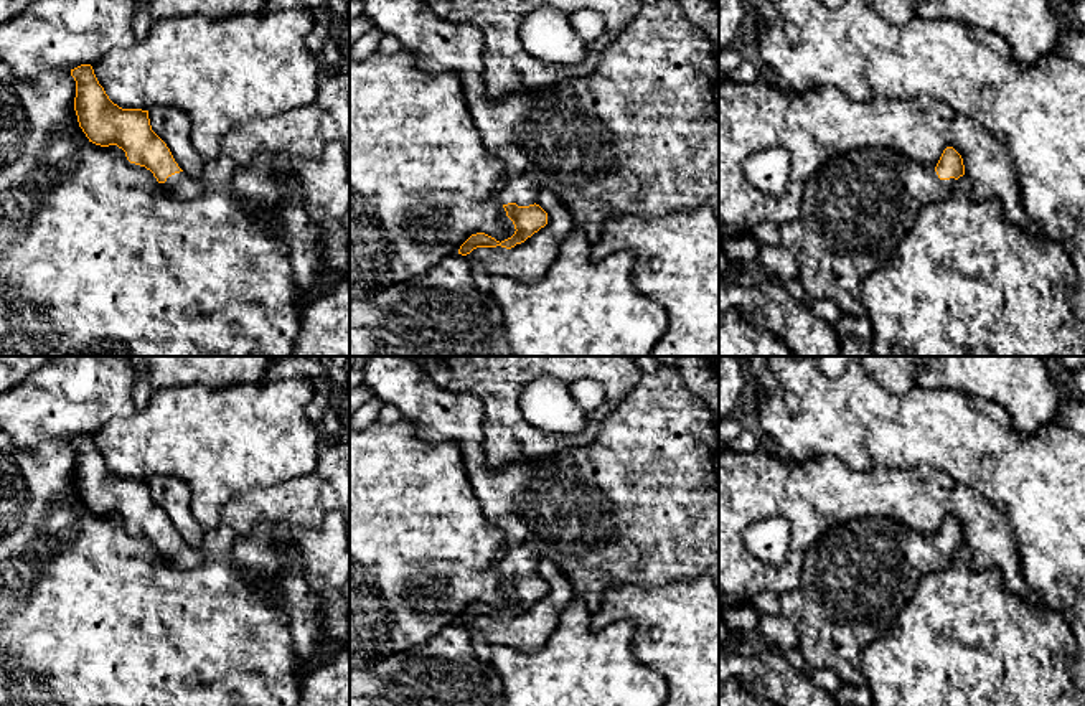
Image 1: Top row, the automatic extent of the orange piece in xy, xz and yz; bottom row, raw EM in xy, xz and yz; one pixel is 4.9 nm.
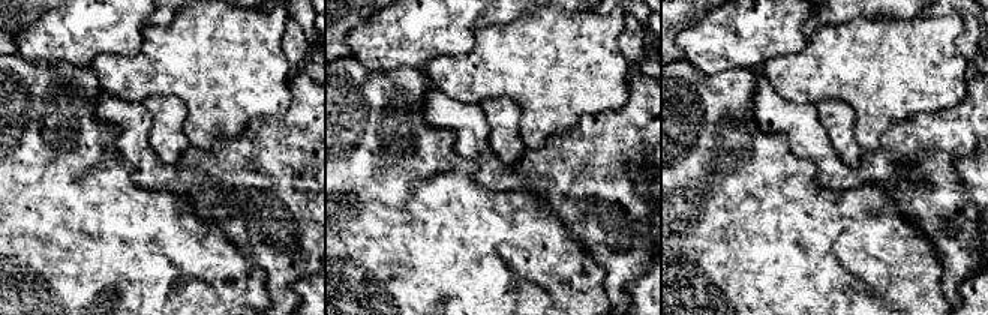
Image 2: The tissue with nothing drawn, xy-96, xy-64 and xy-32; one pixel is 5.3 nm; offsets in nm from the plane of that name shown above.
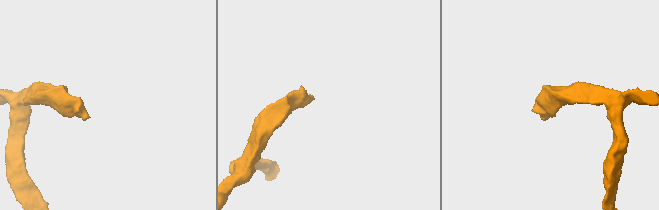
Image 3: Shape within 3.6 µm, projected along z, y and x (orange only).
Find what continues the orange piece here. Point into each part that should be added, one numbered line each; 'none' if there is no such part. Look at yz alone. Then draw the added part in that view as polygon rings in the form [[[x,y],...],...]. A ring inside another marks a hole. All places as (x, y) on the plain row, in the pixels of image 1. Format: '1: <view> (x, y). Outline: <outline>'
1: yz (856, 578). Outline: [[[884,516],[849,520],[805,553],[798,586],[778,595],[780,614],[793,625],[806,665],[834,671],[844,685],[866,686],[864,648],[892,630],[923,576],[948,566],[930,534]]]

